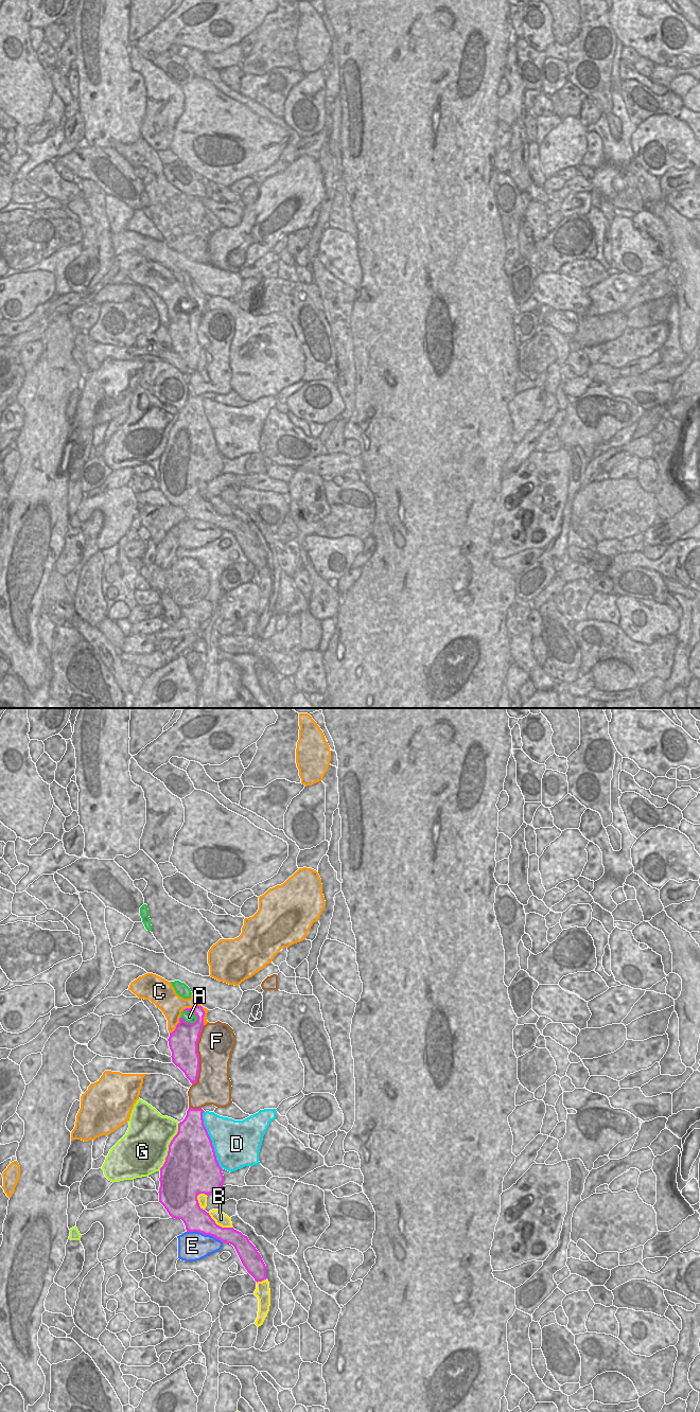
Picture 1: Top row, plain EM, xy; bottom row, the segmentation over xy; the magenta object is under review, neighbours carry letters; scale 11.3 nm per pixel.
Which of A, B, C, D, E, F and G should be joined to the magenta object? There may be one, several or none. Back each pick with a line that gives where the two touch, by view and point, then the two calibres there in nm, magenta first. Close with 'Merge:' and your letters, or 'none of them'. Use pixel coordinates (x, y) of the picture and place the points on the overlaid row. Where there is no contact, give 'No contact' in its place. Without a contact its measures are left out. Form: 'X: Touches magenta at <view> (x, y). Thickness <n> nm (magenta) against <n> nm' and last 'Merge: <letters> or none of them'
A: Touches magenta at xy (189, 1023). Thickness 320 nm (magenta) against 120 nm
Merge: A

